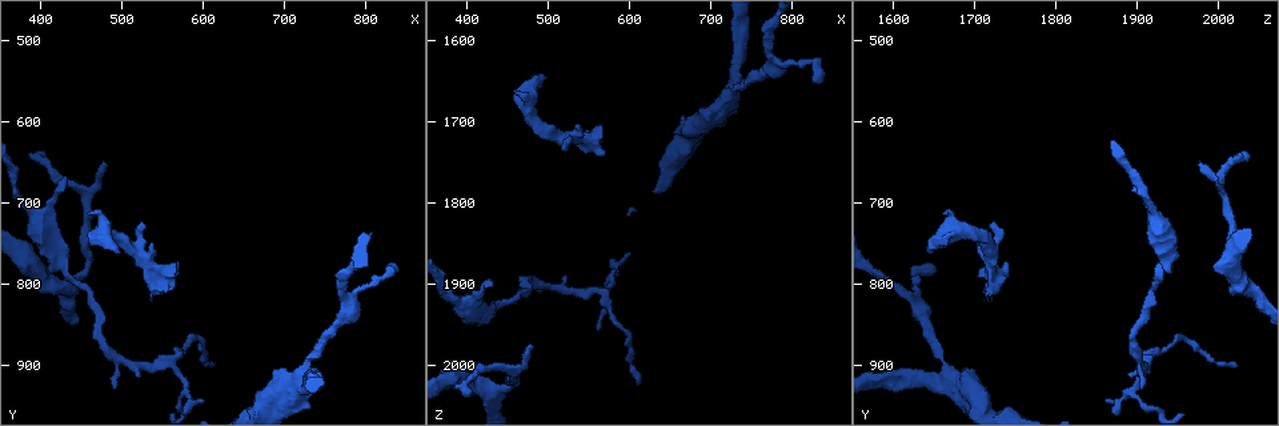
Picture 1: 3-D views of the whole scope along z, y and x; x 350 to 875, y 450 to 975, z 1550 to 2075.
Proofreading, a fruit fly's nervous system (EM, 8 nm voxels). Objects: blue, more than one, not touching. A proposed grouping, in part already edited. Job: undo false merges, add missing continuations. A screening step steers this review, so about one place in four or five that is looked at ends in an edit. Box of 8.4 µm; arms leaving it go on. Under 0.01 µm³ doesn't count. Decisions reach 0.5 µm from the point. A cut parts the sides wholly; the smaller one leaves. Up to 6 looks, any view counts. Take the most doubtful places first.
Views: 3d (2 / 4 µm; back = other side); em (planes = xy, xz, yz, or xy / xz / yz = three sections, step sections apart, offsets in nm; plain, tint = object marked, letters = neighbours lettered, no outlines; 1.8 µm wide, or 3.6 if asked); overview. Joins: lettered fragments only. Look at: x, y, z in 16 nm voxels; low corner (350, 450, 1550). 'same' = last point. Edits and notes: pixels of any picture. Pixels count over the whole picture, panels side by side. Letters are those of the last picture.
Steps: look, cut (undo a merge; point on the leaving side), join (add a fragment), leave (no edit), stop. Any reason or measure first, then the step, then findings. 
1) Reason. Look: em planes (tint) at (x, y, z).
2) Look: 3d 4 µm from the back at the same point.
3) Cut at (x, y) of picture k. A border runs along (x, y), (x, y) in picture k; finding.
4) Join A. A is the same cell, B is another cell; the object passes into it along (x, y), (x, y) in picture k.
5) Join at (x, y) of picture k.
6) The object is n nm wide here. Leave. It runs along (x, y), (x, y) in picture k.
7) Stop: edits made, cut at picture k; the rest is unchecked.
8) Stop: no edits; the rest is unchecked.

Free end. Look: 3d 2 µm at (520, 725, 1720).

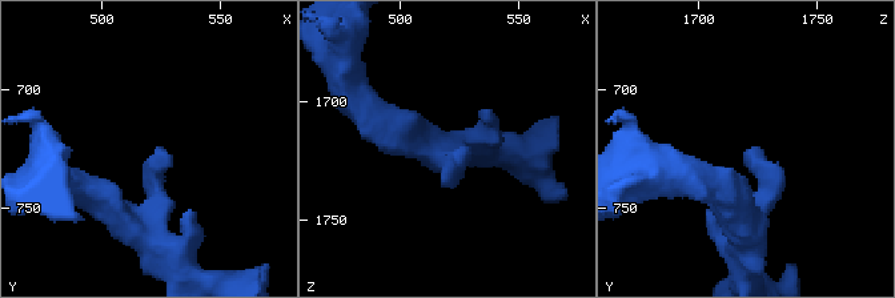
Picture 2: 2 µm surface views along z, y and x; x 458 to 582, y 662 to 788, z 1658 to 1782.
Shape alone is not enough. Look: em planes (letters) at (523, 724, 1722).

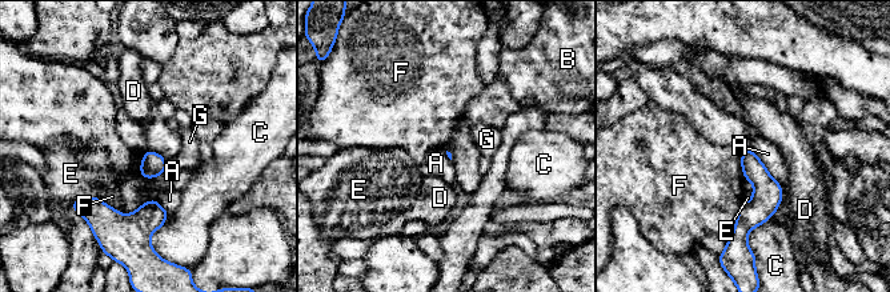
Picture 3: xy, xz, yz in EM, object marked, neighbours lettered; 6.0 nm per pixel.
Leave. A, B, C, D, E, F and G are other cells; no lettered fragment goes on from it.

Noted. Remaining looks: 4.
An open end. Look: 3d 2 µm at (400, 640, 2035).

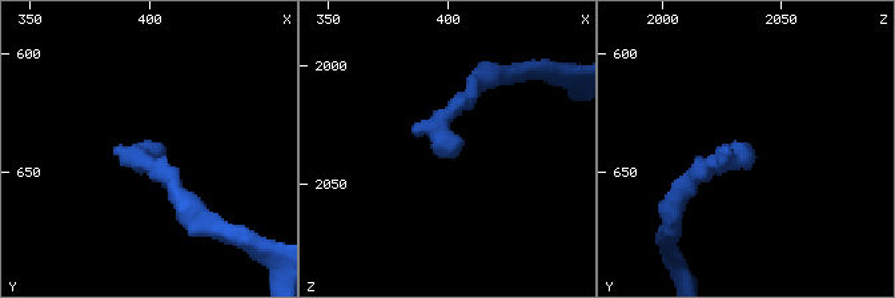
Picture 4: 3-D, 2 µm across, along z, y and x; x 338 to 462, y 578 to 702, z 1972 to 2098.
Now the EM. Look: em xz step 4 (tint) at (405, 640, 2035).

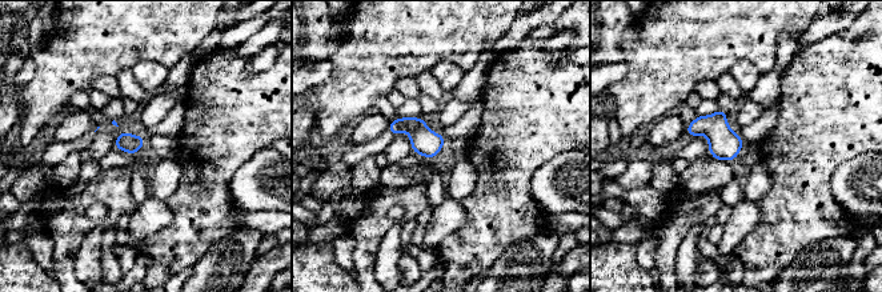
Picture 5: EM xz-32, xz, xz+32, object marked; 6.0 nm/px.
What lies round it. Look: em xz step 4 (letters) at the same point.

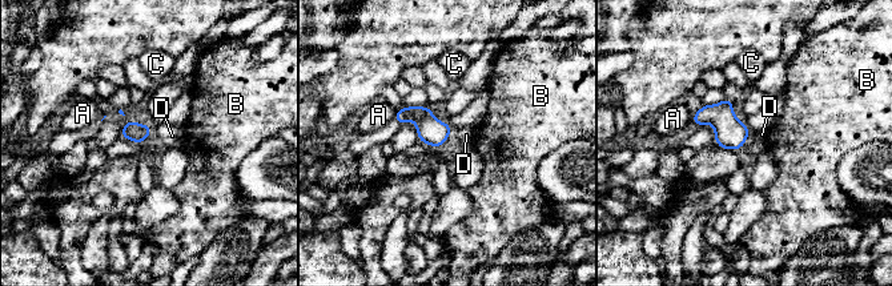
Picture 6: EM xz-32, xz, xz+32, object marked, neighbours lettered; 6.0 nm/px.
The longest contact is with A, 60 nm. Leave. A, B, C and D are other cells; a border runs along (151, 128), (152, 132) in picture 6; no lettered fragment goes on from it.

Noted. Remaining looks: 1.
Stop: no edits; the rest is unchecked.

